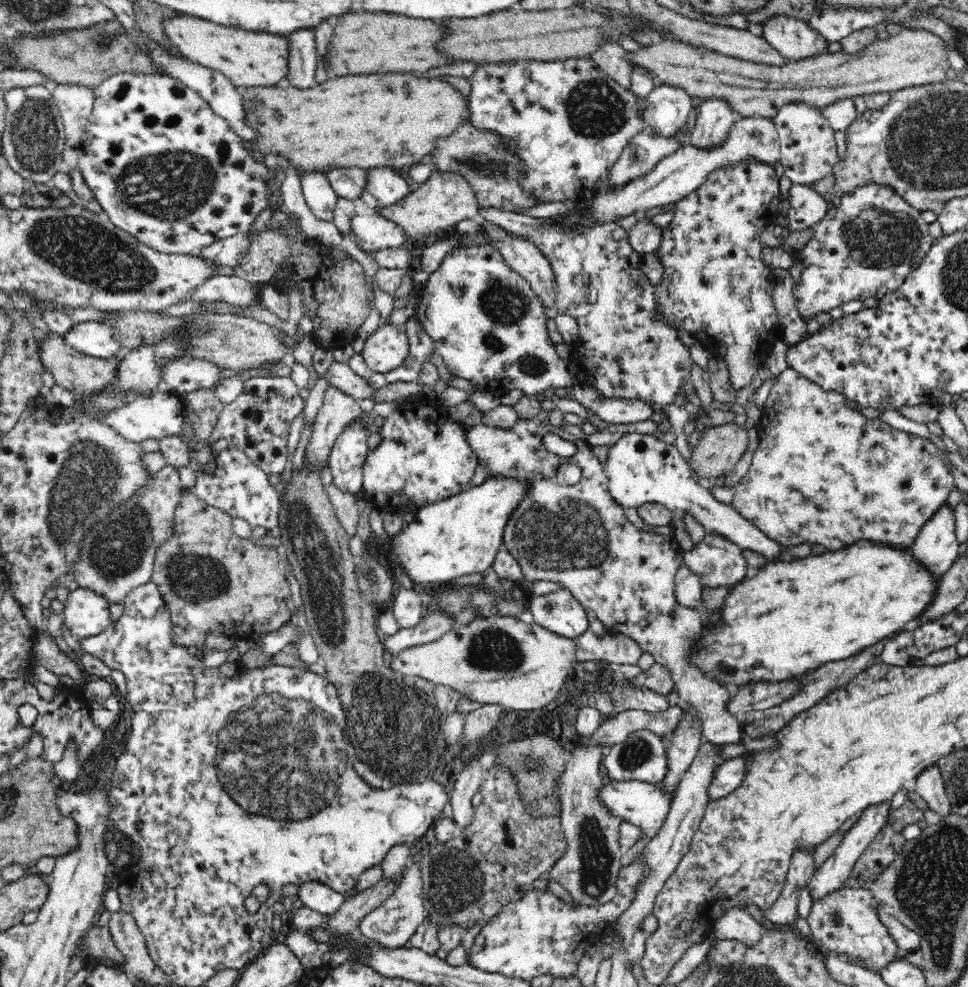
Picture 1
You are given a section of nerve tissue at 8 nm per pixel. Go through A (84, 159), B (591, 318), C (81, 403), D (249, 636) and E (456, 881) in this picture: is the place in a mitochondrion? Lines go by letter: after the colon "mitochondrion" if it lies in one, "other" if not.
A: other
B: other
C: other
D: other
E: mitochondrion

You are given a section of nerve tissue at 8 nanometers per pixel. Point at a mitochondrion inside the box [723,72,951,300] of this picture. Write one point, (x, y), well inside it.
(877, 236)

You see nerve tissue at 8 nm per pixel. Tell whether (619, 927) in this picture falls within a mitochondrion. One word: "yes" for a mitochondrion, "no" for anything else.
no

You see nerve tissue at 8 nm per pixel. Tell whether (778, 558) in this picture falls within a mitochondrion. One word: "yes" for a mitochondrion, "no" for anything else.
no

